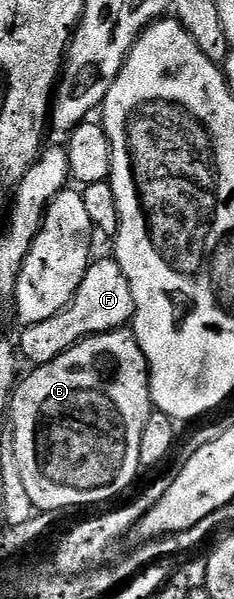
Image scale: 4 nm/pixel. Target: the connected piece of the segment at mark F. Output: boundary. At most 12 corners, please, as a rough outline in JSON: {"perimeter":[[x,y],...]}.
{"perimeter":[[116,258],[90,261],[64,310],[24,327],[36,368],[130,325],[131,284]]}

